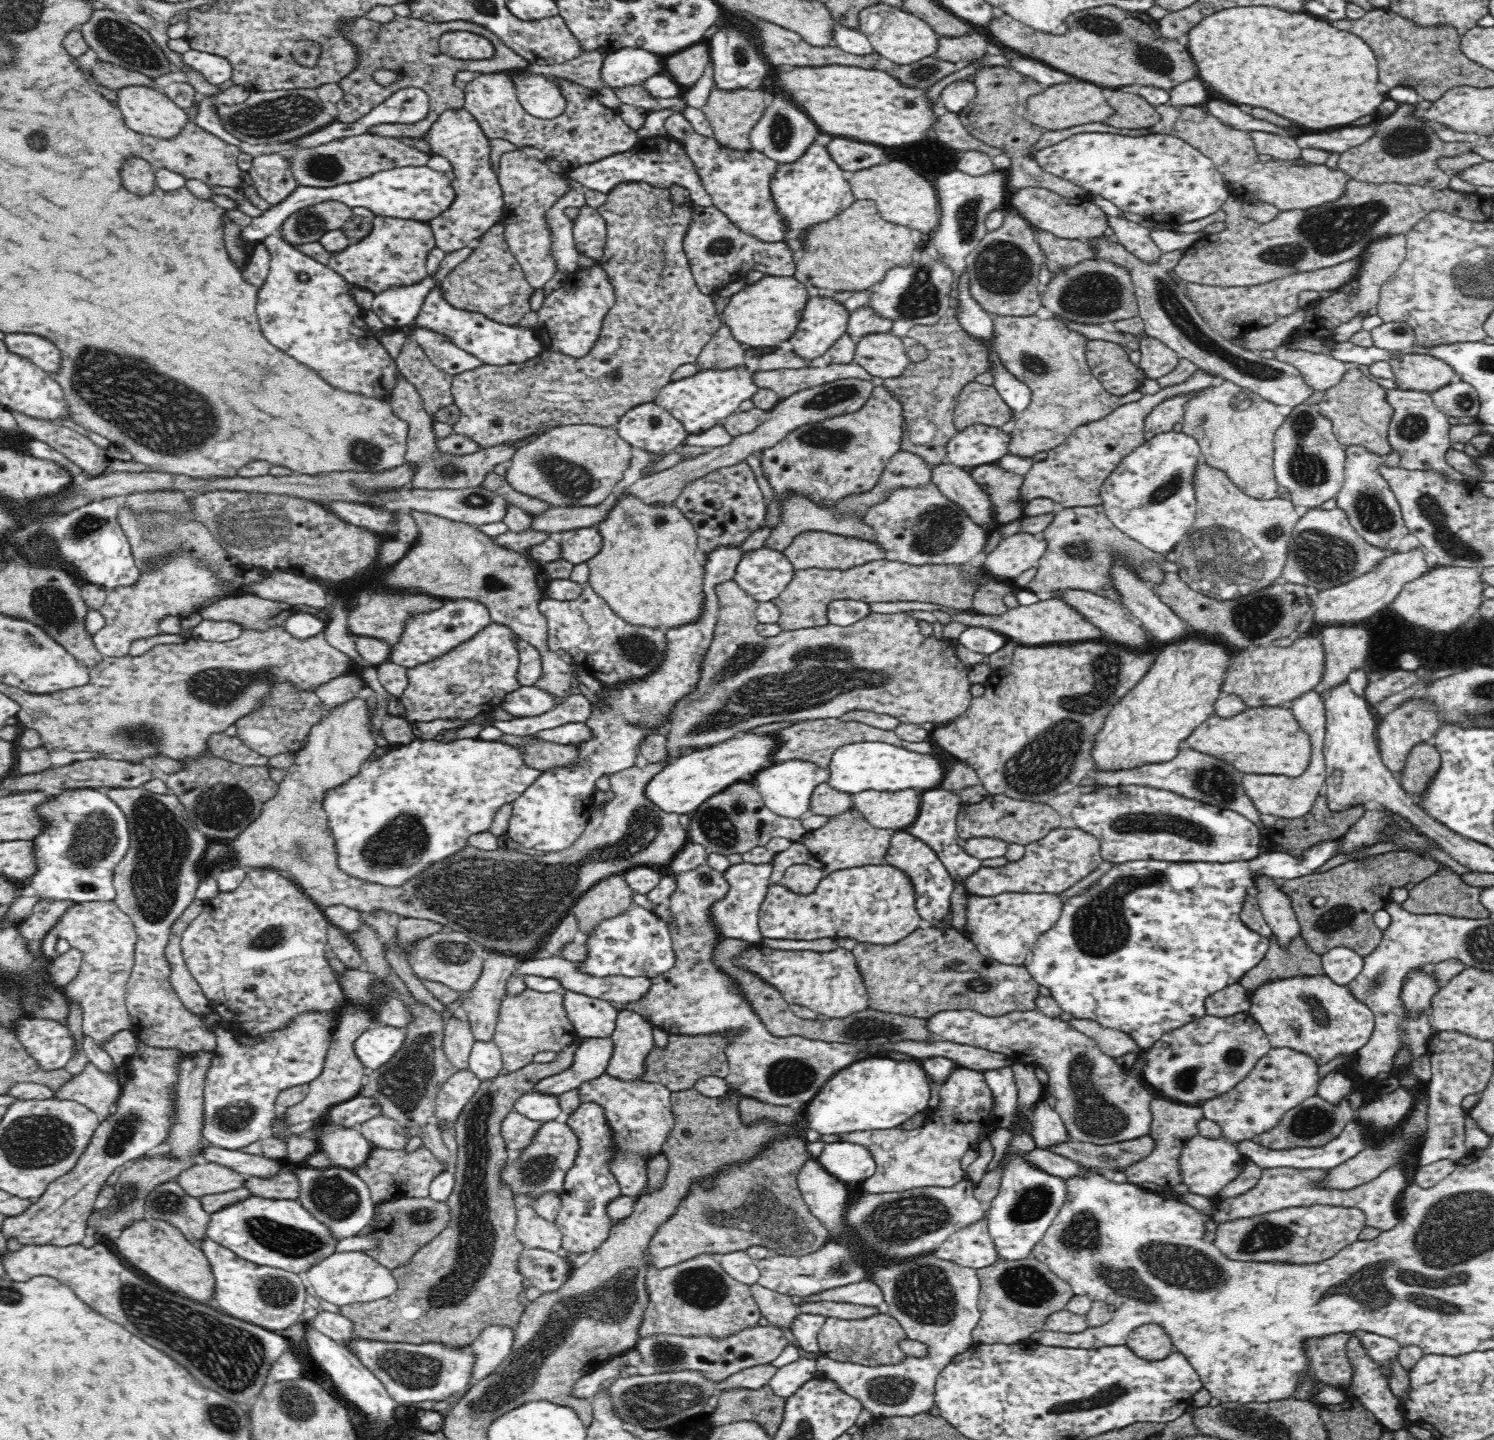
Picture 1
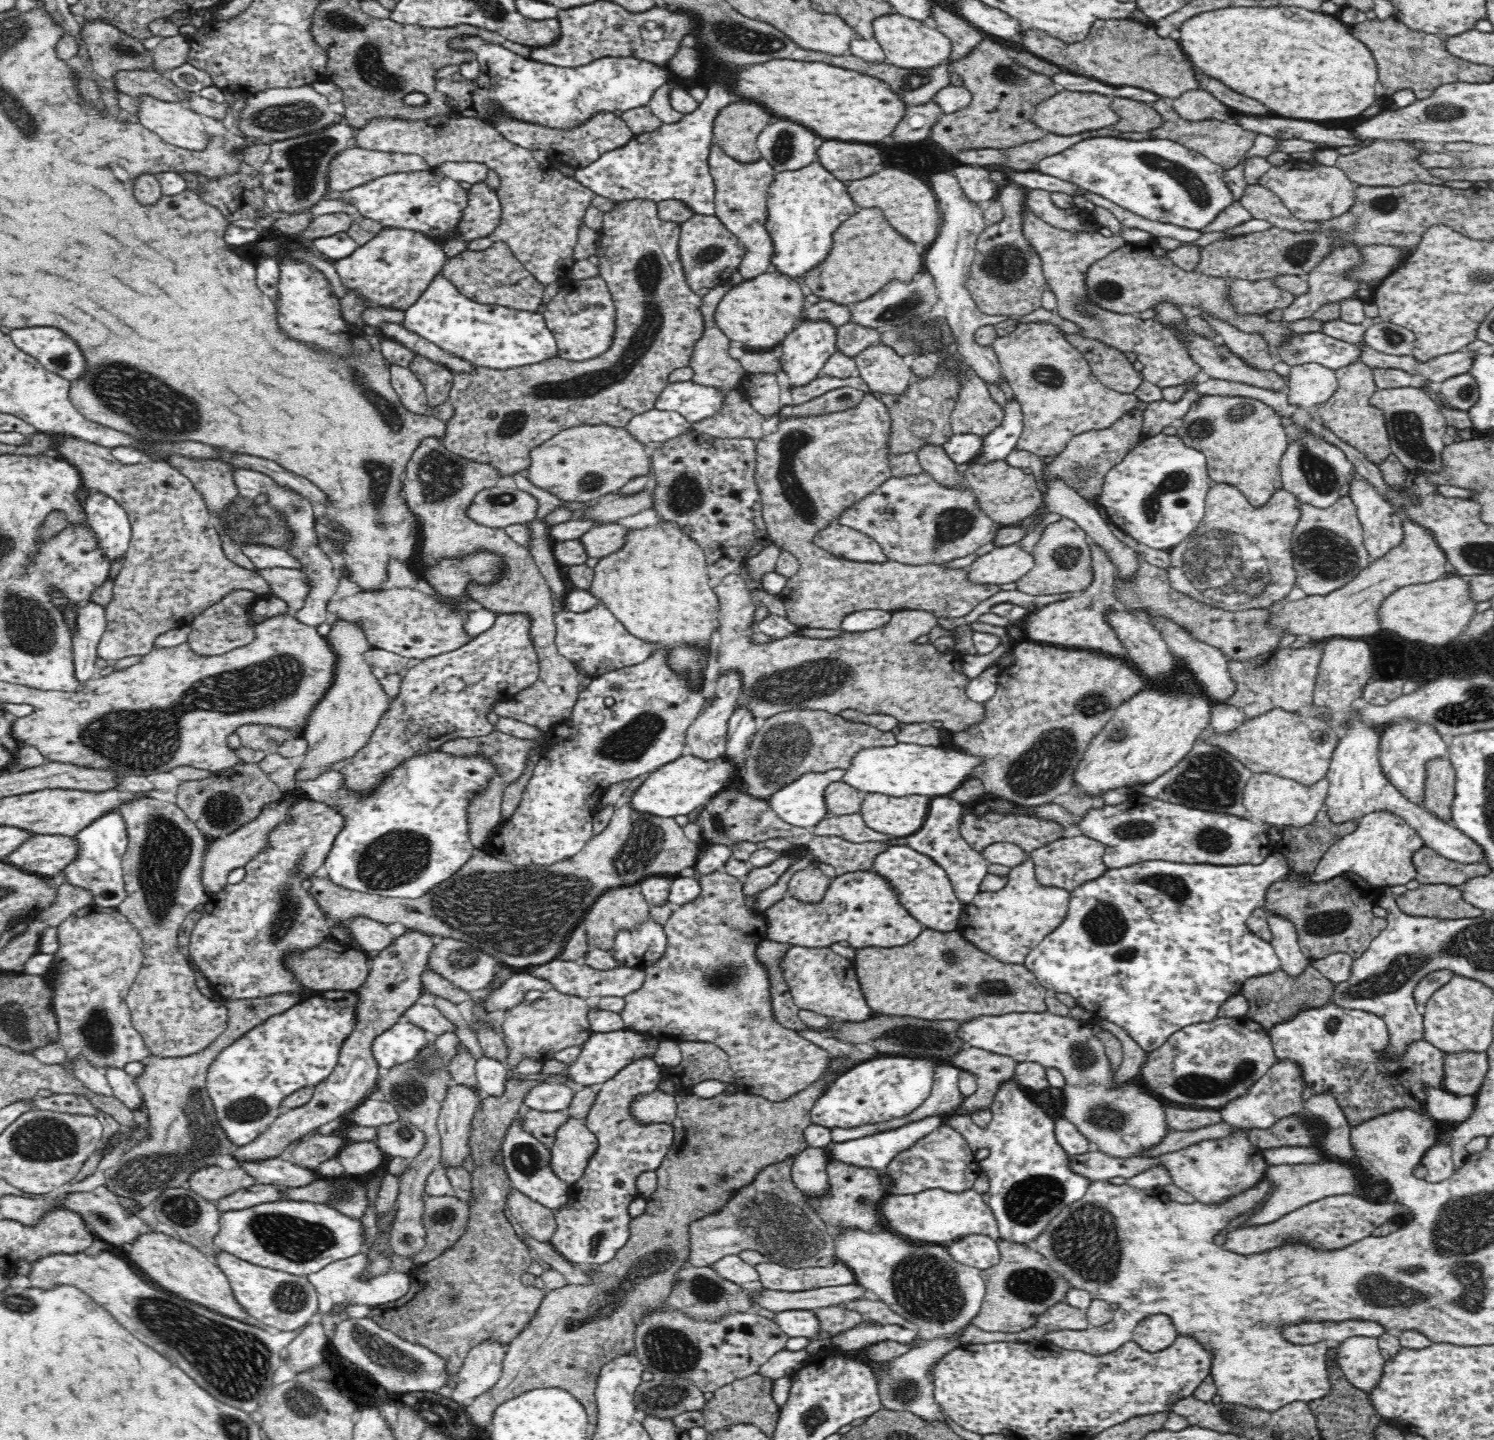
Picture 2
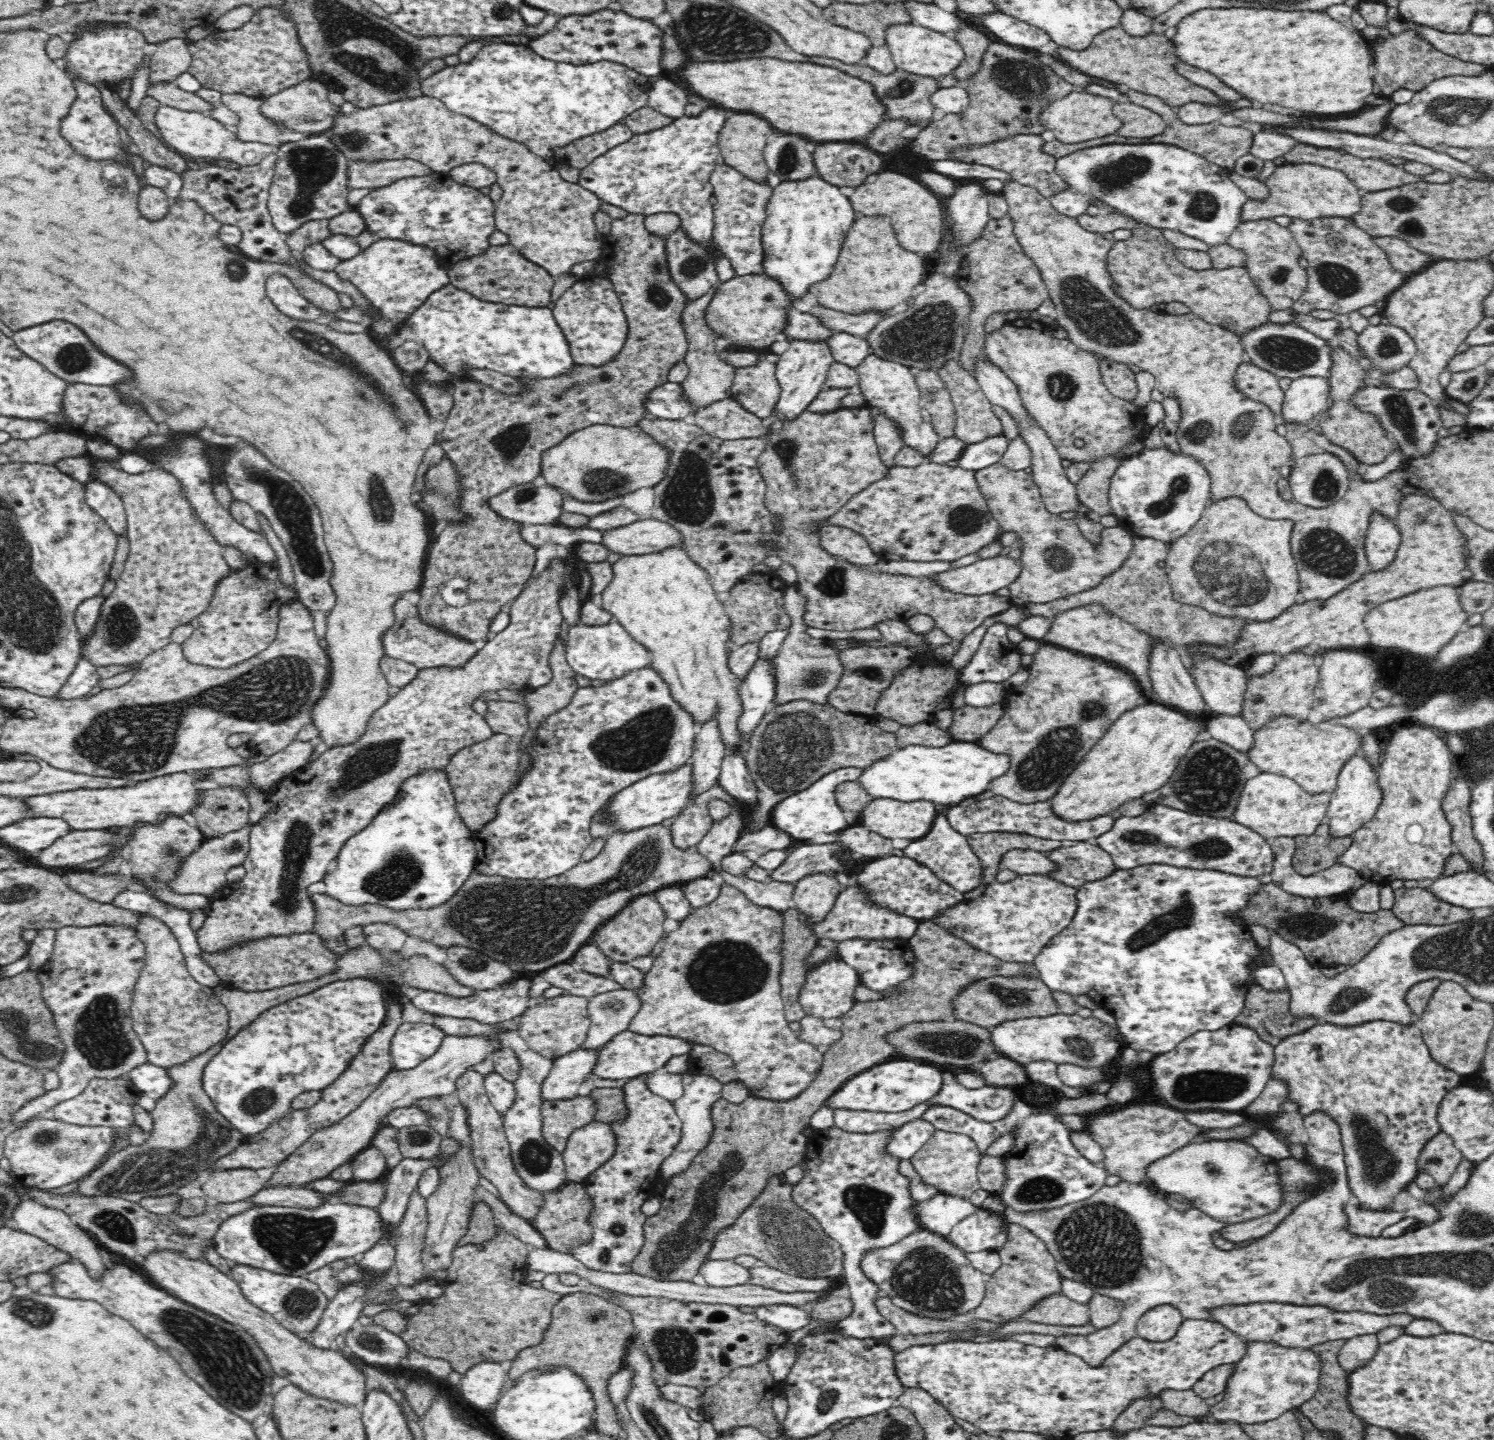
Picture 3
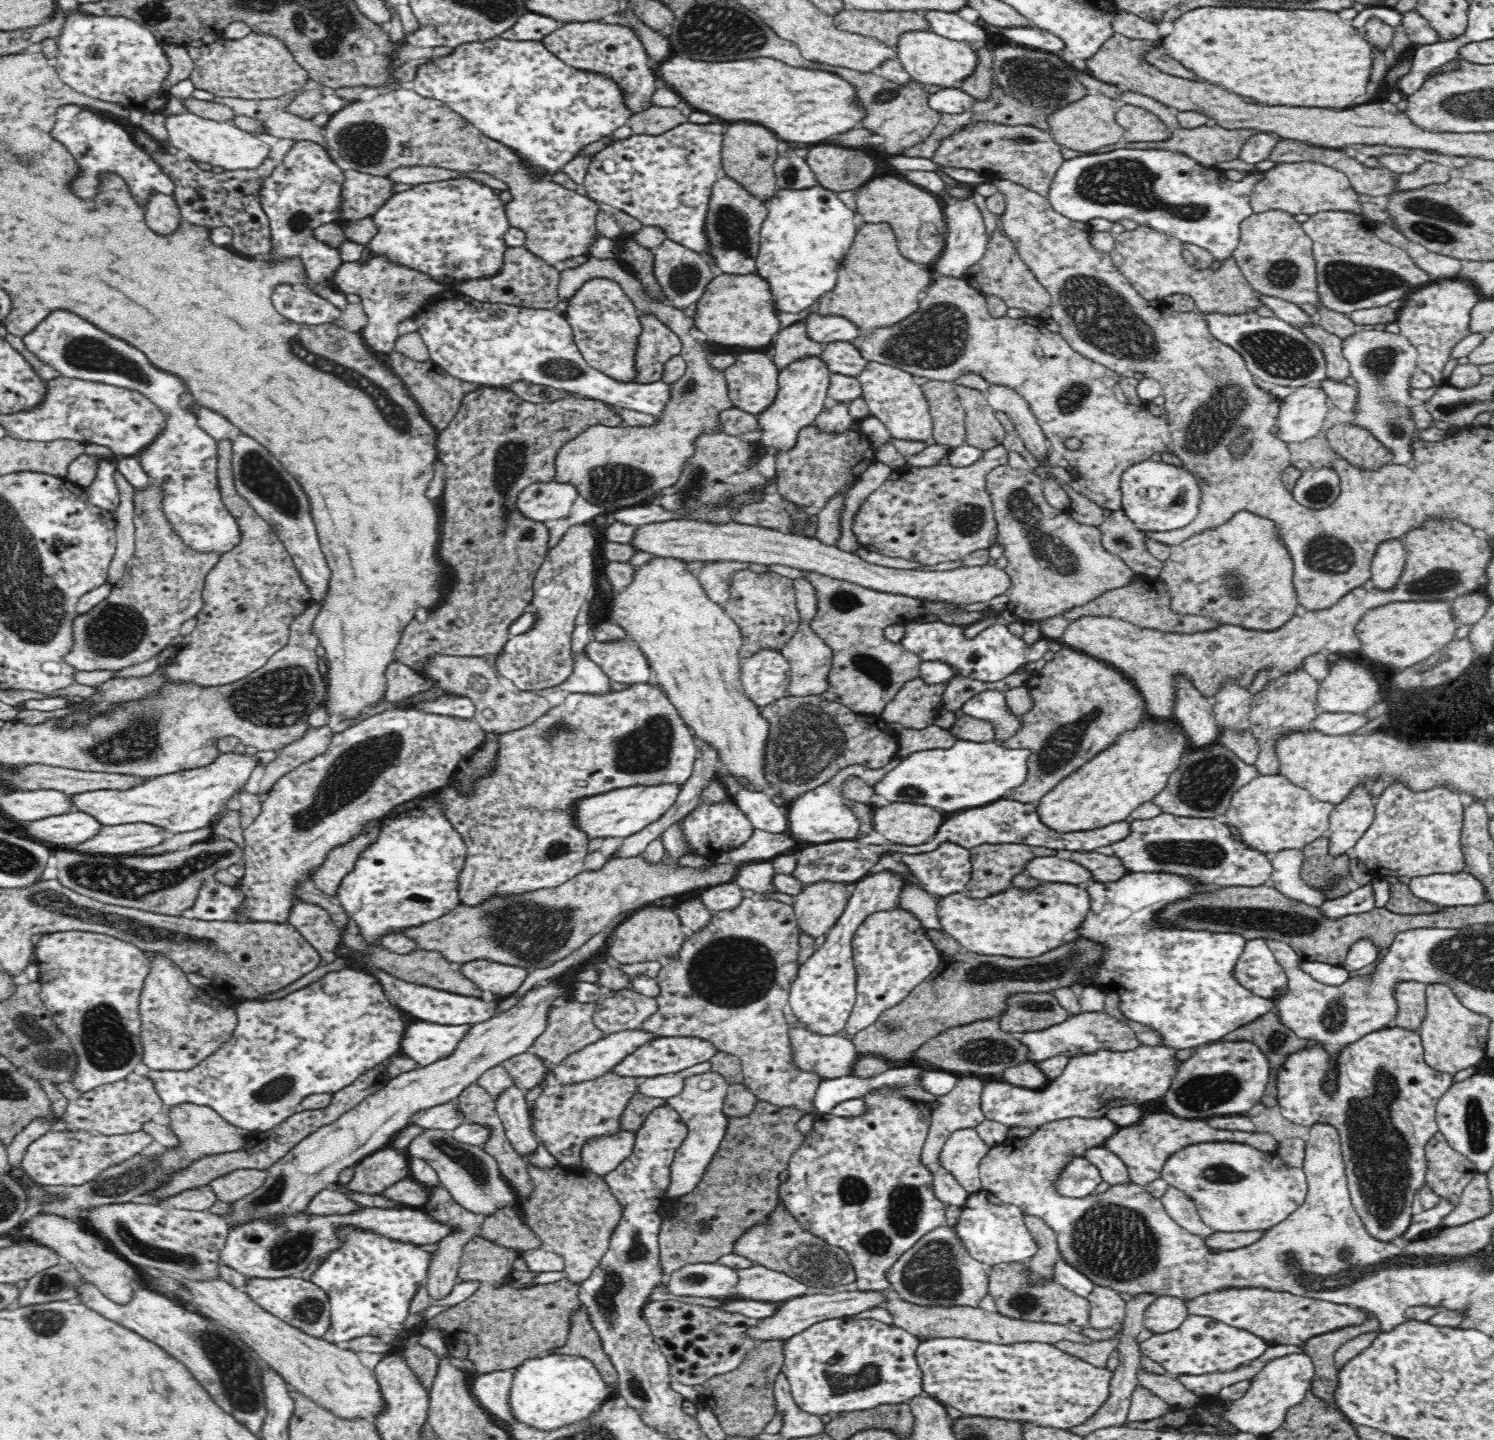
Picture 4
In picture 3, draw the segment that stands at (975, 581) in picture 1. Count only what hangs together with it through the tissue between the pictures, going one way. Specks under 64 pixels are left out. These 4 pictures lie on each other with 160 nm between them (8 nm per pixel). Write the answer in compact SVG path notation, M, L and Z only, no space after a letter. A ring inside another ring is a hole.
M869 406L859 409L838 409L830 414L813 414L805 412L798 420L784 423L779 434L768 434L766 448L758 457L758 468L767 486L765 503L774 515L783 518L783 529L775 536L779 551L777 556L784 563L790 564L797 572L796 585L800 594L806 597L804 620L808 627L822 630L852 632L872 628L884 621L907 621L917 614L931 616L935 628L940 628L953 638L961 641L972 630L976 630L986 618L1000 614L1011 607L1009 597L996 596L994 593L980 596L954 594L942 589L928 577L912 577L902 574L880 573L878 569L862 570L862 567L848 562L836 562L818 542L819 531L810 531L812 526L822 520L834 516L855 494L882 480L889 468L880 458L874 440L875 422L872 420Z

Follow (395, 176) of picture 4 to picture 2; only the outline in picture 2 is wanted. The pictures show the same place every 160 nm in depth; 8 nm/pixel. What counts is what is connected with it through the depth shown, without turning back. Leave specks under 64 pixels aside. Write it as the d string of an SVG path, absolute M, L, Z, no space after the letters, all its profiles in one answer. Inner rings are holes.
M350 146L345 151L338 153L329 165L329 190L339 193L365 185L367 182L387 174L411 173L430 169L426 159L417 154L387 153L356 146Z

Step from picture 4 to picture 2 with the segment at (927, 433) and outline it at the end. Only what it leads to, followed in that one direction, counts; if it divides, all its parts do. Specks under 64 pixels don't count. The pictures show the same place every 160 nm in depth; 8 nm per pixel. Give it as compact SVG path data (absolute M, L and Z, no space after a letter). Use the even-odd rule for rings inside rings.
M870 346L854 359L859 375L868 385L870 393L902 396L910 383L917 380L903 358L888 346ZM924 444L916 450L916 456L922 468L930 473L936 482L941 482L944 486L960 486L963 482L963 475L956 471L955 462L942 446Z

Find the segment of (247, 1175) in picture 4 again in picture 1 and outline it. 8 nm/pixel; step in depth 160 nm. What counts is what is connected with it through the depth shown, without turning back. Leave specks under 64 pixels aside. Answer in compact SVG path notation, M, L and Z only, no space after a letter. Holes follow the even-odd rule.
M215 1162L194 1164L183 1170L176 1182L194 1198L230 1192L245 1186L247 1176Z

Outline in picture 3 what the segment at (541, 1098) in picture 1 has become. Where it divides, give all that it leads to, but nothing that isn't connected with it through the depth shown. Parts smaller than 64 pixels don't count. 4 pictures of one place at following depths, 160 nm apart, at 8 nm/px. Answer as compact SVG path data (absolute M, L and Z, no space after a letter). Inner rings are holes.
M583 1048L553 1060L550 1074L542 1083L543 1100L568 1100L578 1093L577 1088L593 1073L599 1048Z

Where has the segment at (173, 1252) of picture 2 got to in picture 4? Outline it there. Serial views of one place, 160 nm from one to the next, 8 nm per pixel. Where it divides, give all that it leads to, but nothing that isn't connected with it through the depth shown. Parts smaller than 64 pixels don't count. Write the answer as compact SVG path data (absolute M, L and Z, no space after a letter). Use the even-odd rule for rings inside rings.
M225 1278L208 1282L184 1281L188 1283L187 1288L189 1288L189 1295L194 1299L194 1304L197 1307L200 1306L203 1314L218 1323L222 1323L227 1329L238 1332L241 1339L252 1347L259 1357L267 1362L268 1366L282 1375L282 1378L293 1386L293 1390L299 1391L318 1406L342 1419L349 1421L362 1419L375 1422L380 1416L384 1416L387 1411L387 1404L382 1396L375 1370L366 1366L356 1352L343 1345L310 1336L300 1329L281 1321L277 1316L263 1310L244 1290L230 1285Z

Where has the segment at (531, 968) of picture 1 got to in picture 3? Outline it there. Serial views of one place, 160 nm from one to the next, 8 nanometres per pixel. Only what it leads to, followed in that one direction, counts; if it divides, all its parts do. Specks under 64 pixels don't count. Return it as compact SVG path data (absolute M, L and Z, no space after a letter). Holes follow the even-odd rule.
M570 962L537 971L535 976L551 982L561 992L565 990L570 995L589 999L598 994L620 990L622 987L612 976L603 977L586 971L577 971Z

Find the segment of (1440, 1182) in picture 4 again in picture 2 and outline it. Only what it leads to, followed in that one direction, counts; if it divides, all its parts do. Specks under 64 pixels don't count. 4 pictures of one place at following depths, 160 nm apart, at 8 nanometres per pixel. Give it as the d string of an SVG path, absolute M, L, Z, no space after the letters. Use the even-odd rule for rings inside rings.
M1437 1141L1424 1153L1421 1163L1426 1167L1425 1180L1437 1183L1450 1178L1454 1173L1452 1149L1448 1141Z

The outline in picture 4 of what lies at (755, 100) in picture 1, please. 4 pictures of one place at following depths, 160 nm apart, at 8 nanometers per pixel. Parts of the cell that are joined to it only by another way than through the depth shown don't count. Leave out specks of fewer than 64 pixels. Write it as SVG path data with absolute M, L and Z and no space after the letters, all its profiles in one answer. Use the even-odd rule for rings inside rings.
M748 122L732 124L726 132L726 138L723 138L721 150L721 163L725 176L742 185L742 189L748 191L752 197L766 202L778 190L773 169L776 162L776 148L778 148L776 136L764 126L748 124Z

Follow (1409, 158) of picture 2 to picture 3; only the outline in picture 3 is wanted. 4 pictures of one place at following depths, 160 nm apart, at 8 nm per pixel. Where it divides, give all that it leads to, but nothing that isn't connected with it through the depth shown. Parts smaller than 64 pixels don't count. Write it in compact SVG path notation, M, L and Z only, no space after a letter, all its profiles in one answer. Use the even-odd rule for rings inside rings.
M1296 144L1288 154L1283 154L1286 162L1295 165L1303 165L1306 163L1318 163L1320 166L1330 167L1342 171L1350 180L1365 193L1378 192L1379 190L1393 189L1397 186L1407 185L1418 182L1421 177L1410 174L1404 169L1400 169L1398 165L1390 165L1382 159L1363 159L1353 154L1340 154L1336 149L1316 148L1316 146L1308 146L1308 144Z

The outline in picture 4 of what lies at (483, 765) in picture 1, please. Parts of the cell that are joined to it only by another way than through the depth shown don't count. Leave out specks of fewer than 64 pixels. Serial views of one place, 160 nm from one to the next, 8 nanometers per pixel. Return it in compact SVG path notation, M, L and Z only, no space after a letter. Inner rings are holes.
M436 792L393 808L385 817L380 838L357 858L354 870L338 888L338 901L355 922L366 943L382 947L381 938L436 920L461 903L458 874L466 847L442 815Z

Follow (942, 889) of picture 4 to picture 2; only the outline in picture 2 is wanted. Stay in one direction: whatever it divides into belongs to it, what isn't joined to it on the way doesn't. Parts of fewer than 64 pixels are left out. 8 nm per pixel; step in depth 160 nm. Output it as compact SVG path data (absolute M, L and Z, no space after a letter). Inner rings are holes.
M951 797L934 798L927 820L922 828L900 842L908 845L914 851L930 857L938 866L941 866L948 875L954 893L966 908L975 901L975 897L981 892L982 879L988 874L989 861L984 855L974 850L960 833L962 804Z

